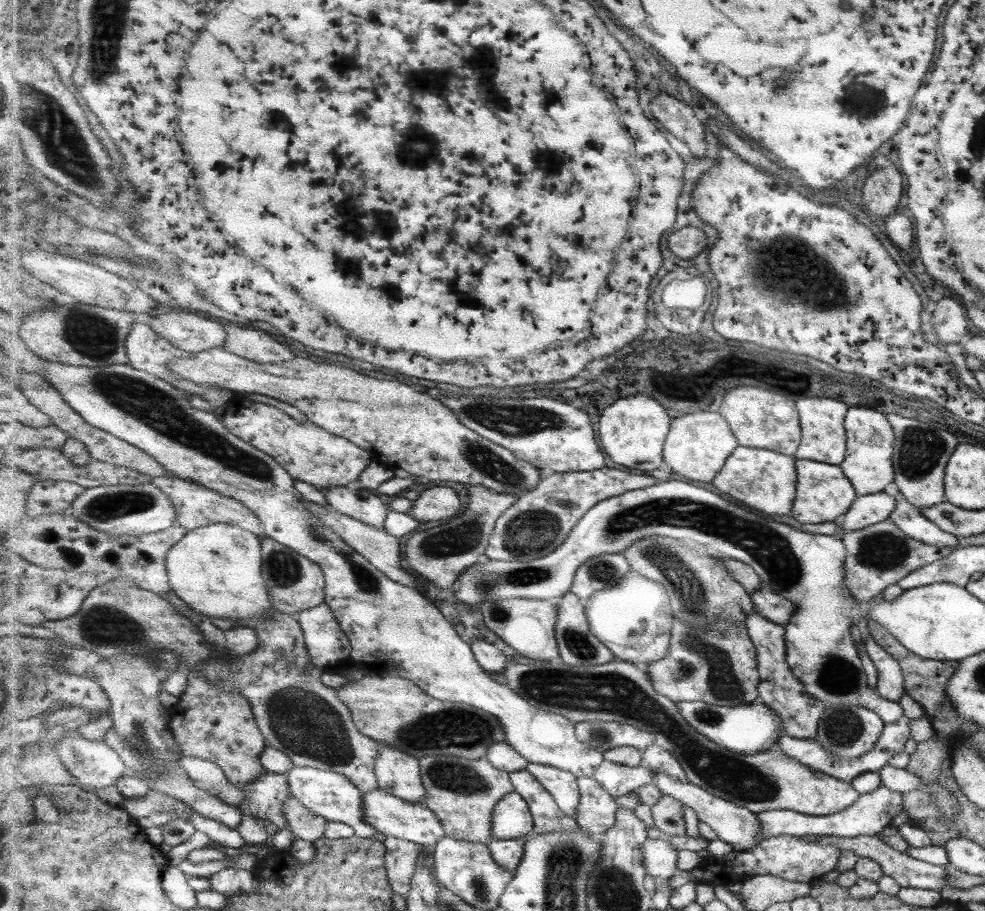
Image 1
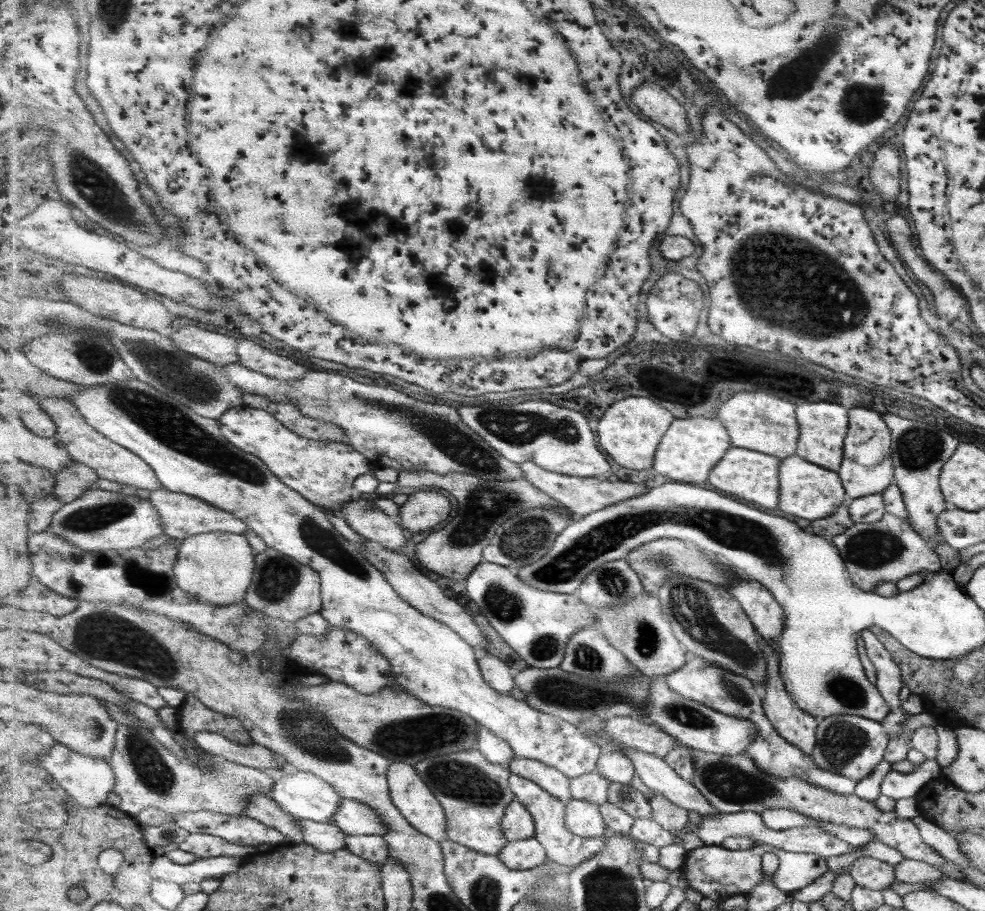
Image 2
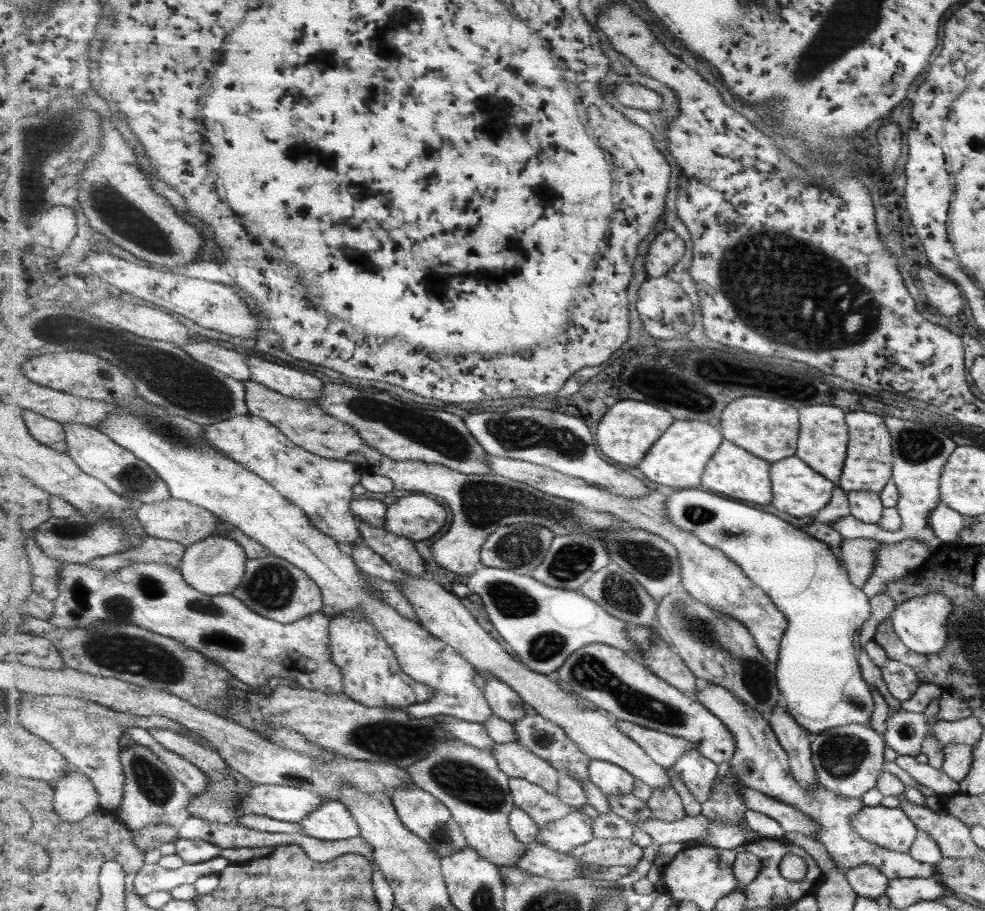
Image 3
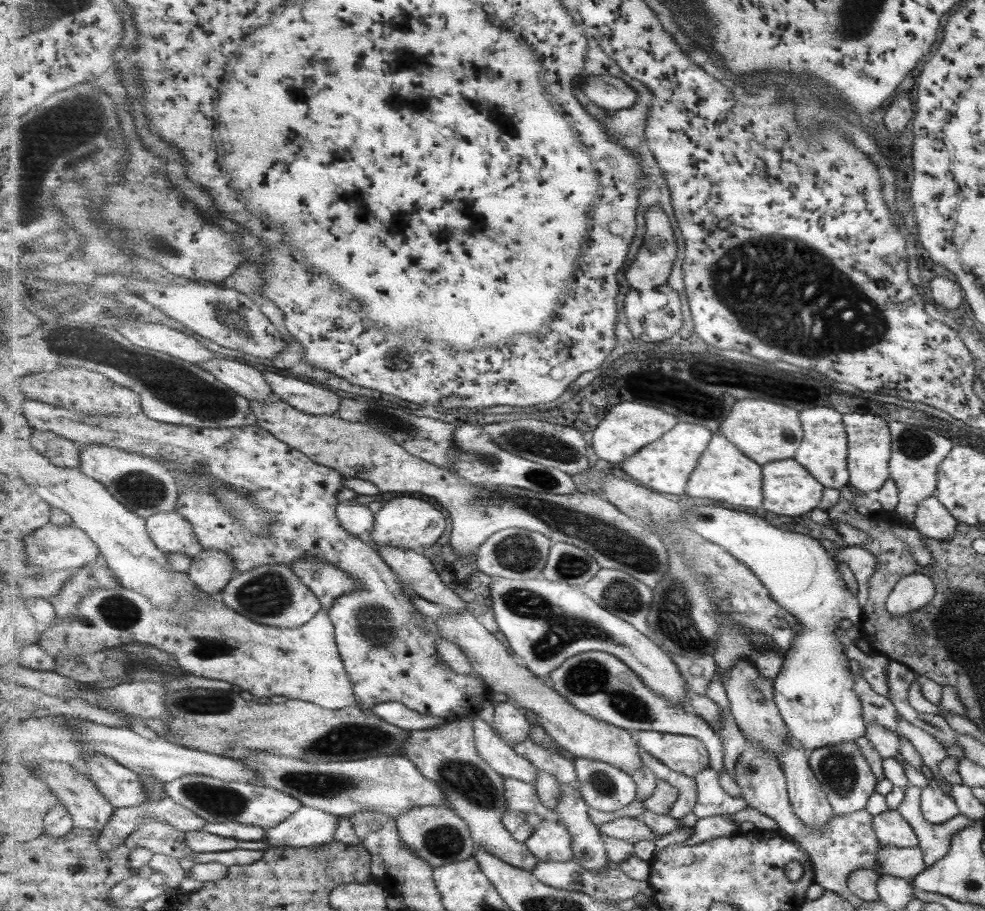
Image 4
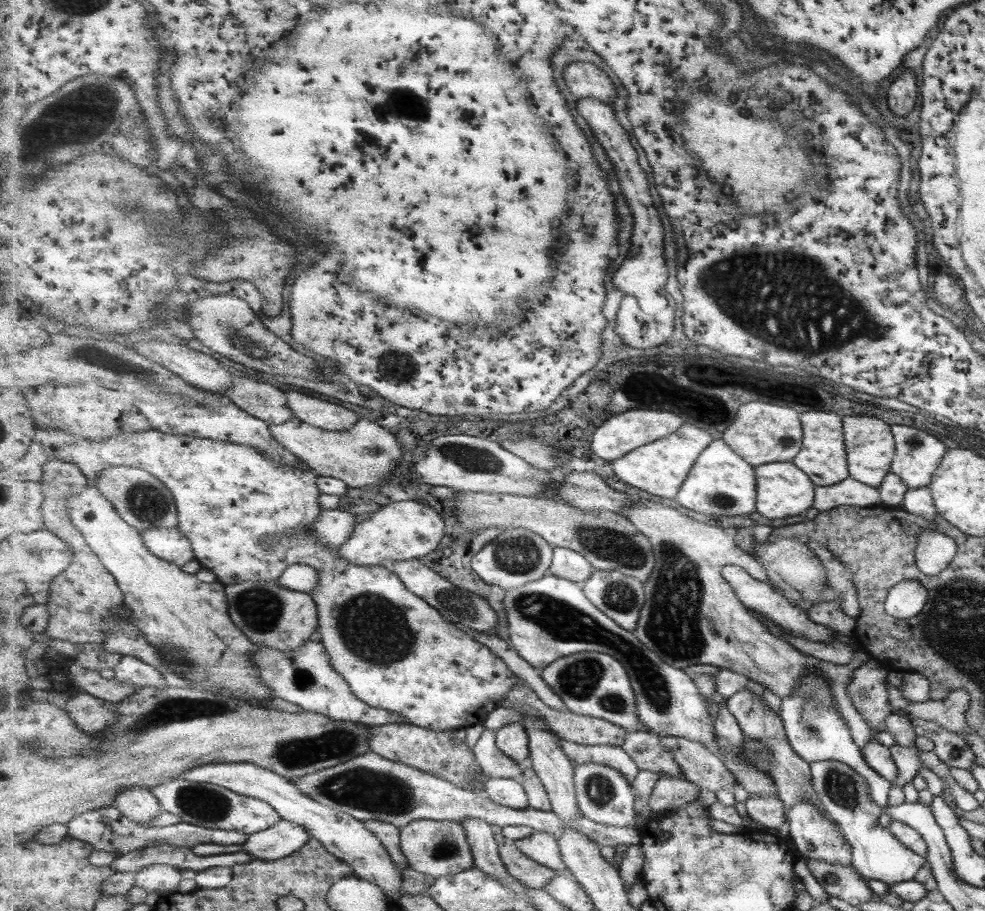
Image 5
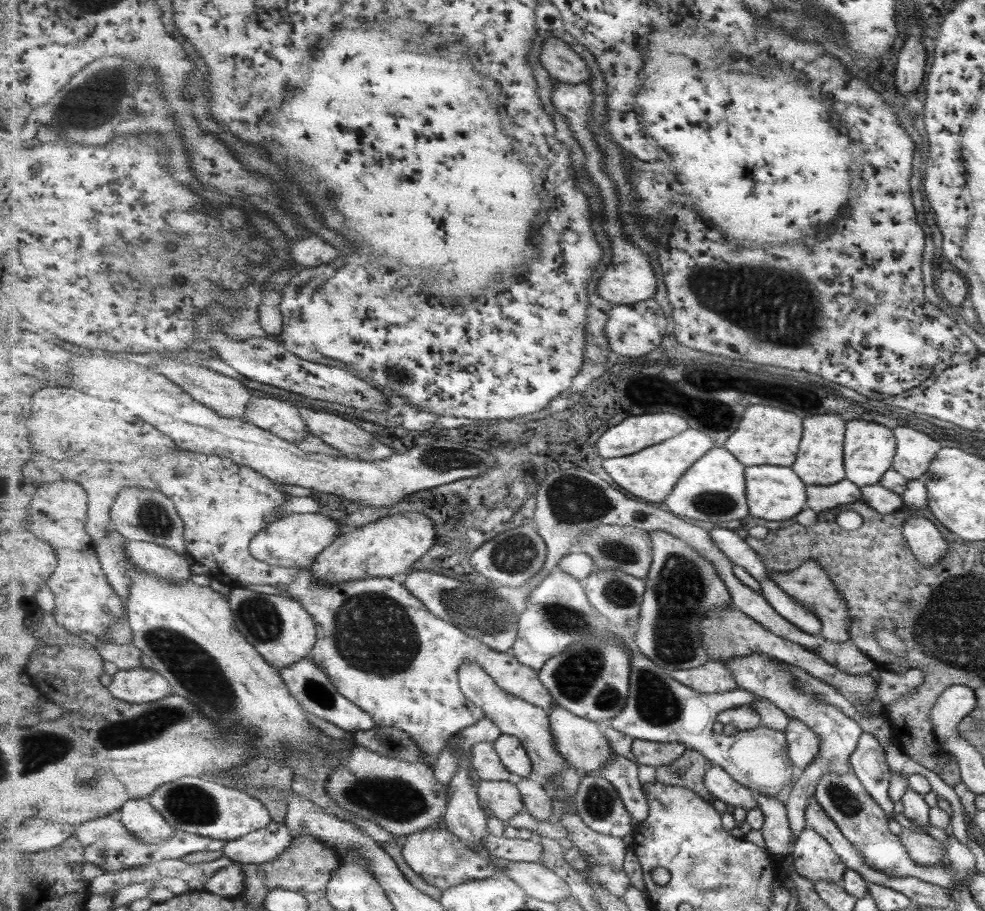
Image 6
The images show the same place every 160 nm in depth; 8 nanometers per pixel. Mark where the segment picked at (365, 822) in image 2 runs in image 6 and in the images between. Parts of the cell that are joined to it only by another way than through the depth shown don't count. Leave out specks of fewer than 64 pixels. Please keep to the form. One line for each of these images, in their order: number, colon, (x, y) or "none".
3: (334, 821)
4: (310, 827)
5: (278, 842)
6: (266, 845)

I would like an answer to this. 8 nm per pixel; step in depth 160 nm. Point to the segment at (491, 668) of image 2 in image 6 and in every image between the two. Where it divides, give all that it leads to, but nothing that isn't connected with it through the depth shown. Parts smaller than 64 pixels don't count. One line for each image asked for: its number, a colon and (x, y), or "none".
3: (508, 706)
4: (511, 723)
5: (513, 739)
6: (516, 758)

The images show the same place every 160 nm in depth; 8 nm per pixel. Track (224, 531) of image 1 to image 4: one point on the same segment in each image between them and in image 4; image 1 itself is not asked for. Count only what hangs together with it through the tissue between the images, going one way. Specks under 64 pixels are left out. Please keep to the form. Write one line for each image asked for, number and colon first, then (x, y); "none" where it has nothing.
2: (218, 567)
3: (217, 565)
4: (212, 570)

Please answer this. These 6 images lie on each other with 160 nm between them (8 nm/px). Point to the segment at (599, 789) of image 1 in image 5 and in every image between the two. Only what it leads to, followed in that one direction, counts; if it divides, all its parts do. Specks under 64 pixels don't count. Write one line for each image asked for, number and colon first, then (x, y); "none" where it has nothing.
2: (585, 819)
3: (566, 834)
4: (552, 841)
5: (542, 846)

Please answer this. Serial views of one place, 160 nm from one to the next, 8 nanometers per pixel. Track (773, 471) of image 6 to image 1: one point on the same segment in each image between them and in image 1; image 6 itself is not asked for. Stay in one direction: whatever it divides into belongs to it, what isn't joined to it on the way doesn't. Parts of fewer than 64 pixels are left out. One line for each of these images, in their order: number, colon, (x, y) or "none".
1: (824, 495)
2: (809, 491)
3: (798, 489)
4: (788, 489)
5: (784, 490)

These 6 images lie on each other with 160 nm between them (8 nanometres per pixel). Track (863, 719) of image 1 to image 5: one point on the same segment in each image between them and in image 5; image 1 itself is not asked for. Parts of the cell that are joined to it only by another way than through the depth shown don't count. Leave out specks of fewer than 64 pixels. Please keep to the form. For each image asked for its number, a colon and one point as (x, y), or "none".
2: (852, 745)
3: (848, 759)
4: (845, 777)
5: (844, 794)

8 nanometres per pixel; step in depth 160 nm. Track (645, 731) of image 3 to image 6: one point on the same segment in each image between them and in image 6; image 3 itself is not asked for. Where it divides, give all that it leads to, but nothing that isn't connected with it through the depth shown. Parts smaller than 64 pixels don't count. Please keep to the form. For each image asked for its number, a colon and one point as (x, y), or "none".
4: (687, 754)
5: (703, 768)
6: (721, 784)

